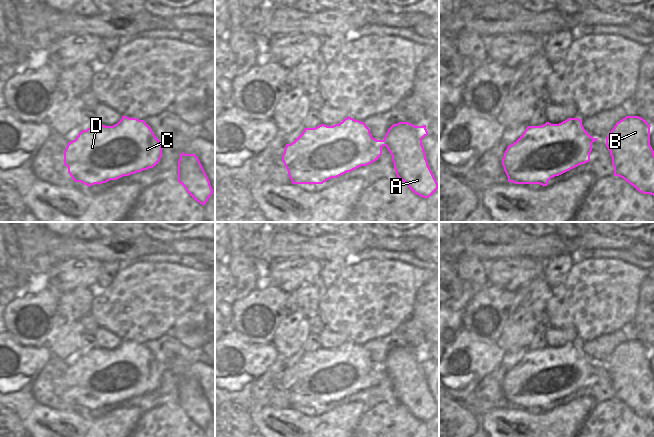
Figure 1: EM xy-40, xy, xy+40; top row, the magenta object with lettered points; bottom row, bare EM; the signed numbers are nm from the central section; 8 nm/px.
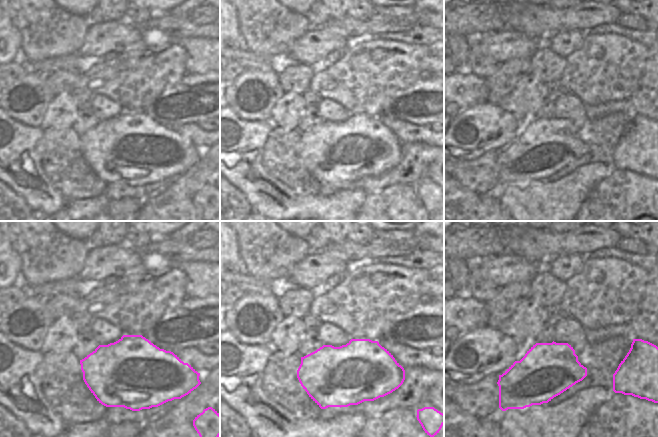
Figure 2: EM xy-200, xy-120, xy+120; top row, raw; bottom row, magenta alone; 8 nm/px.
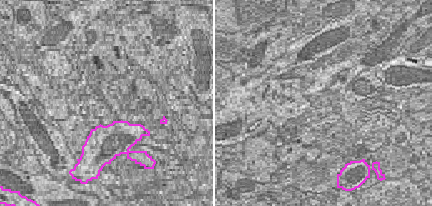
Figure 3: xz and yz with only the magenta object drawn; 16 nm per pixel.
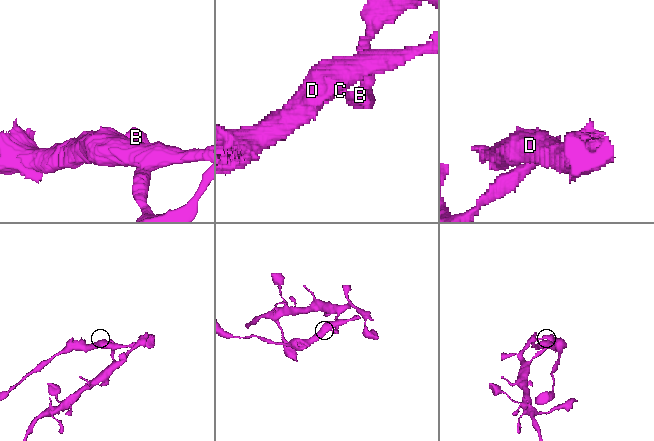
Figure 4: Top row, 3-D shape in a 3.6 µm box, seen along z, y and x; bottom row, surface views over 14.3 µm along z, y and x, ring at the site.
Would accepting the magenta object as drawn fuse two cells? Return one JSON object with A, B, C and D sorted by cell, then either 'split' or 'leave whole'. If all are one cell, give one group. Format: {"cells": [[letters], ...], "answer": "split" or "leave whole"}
{"cells": [["A", "B"], ["C", "D"]], "answer": "split"}

